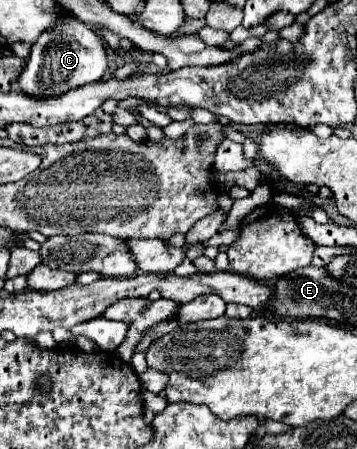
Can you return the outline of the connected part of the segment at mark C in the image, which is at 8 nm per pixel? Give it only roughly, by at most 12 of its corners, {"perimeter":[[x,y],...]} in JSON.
{"perimeter":[[71,16],[43,32],[17,84],[55,98],[101,80],[101,38]]}

